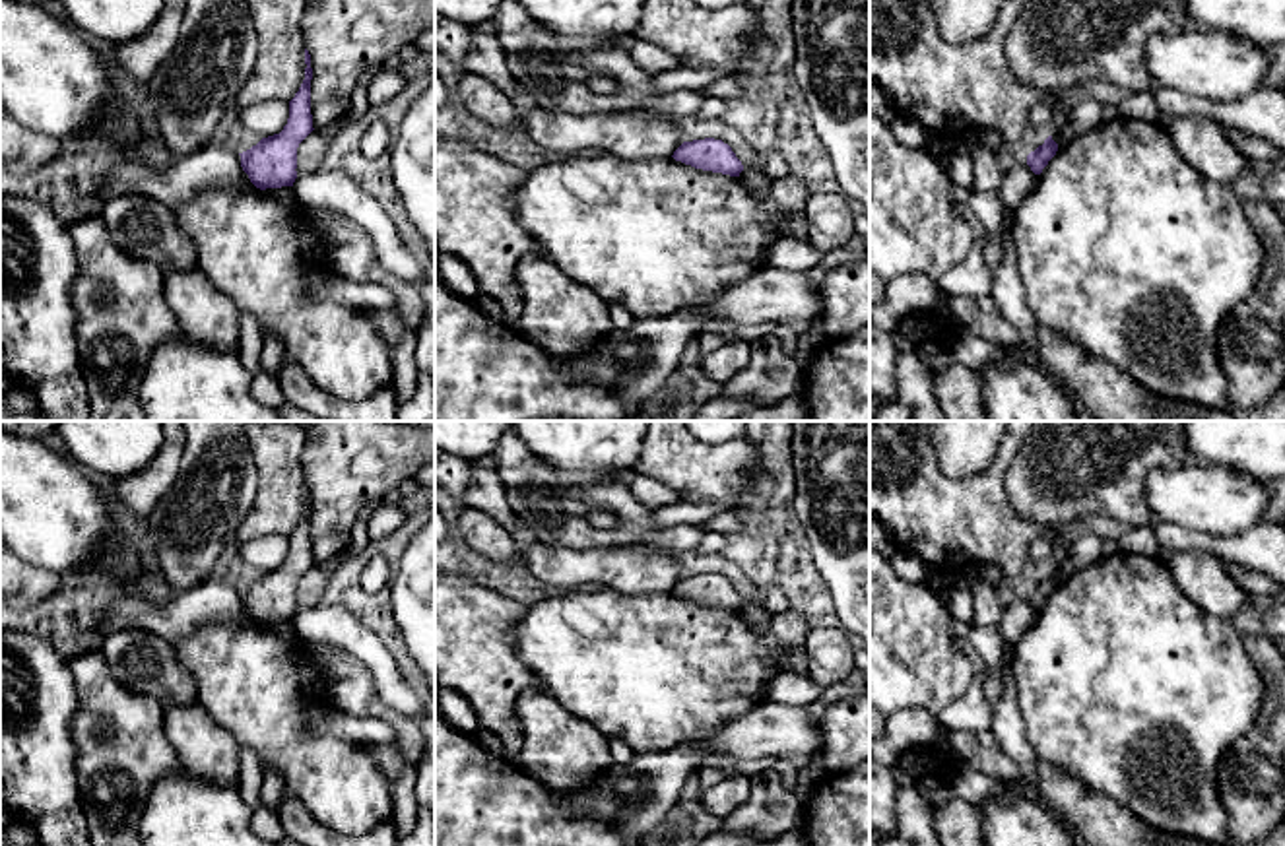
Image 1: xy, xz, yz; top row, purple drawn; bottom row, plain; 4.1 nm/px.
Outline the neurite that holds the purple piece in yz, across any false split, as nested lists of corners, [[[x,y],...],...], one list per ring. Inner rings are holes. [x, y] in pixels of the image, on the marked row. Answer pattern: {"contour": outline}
{"contour": [[[1048,136],[1042,146],[1027,155],[1027,165],[1035,175],[1040,175],[1048,161],[1056,155],[1058,144]]]}

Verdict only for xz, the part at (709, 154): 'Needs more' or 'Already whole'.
Already whole

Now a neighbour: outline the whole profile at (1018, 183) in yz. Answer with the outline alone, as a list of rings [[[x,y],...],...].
[[[1027,157],[1002,175],[1000,204],[1004,219],[1011,219],[1019,204],[1031,194],[1037,175],[1027,165]]]

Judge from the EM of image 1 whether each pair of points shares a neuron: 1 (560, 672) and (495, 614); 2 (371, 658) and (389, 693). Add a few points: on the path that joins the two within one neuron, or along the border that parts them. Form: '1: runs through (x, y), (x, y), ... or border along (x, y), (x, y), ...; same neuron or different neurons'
1: border along (523, 608), (513, 627), (513, 649), (532, 670); different neurons
2: runs through (379, 666), (387, 674), (389, 685); same neuron

